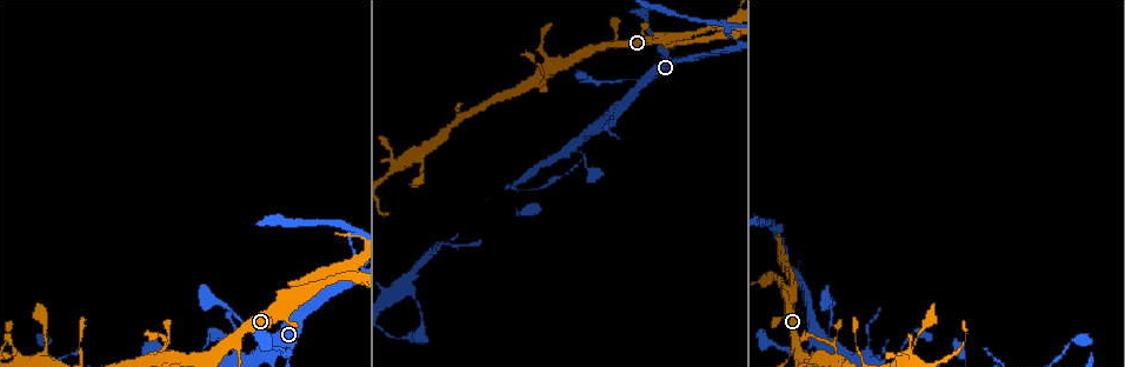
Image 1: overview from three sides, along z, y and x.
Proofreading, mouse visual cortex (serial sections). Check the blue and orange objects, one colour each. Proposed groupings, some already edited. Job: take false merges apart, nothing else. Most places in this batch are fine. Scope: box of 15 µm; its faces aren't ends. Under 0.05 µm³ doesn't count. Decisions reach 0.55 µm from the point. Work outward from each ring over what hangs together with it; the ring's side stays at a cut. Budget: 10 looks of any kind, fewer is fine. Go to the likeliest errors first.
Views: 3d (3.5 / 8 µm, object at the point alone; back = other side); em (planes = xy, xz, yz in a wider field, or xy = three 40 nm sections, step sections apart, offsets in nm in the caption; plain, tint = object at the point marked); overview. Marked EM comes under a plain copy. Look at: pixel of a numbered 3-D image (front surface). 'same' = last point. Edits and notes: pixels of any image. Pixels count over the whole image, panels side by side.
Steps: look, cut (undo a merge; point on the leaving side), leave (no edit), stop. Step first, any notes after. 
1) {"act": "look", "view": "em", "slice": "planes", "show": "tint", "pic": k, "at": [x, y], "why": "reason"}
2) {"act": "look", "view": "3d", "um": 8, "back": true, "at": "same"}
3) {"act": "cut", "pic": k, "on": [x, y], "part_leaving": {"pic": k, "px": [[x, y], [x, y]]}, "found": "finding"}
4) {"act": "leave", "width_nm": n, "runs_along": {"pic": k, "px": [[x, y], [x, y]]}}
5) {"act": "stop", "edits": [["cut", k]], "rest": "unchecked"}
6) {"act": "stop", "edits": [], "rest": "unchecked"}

{"act": "look", "view": "3d", "um": 3.5, "pic": 1, "at": [681, 41], "why": "three-way junction"}

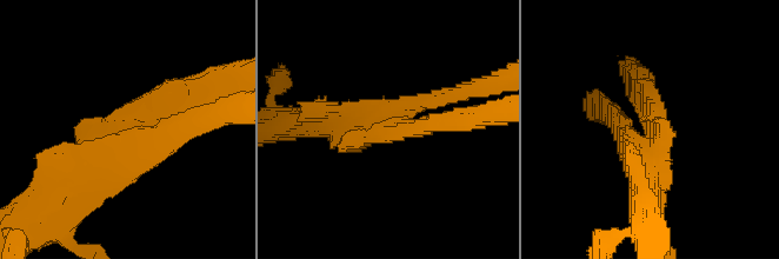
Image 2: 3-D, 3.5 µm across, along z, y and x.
{"act": "look", "view": "em", "slice": "xy", "step": 2, "show": "tint", "pic": 2, "at": [387, 117], "why": "need the tissue"}

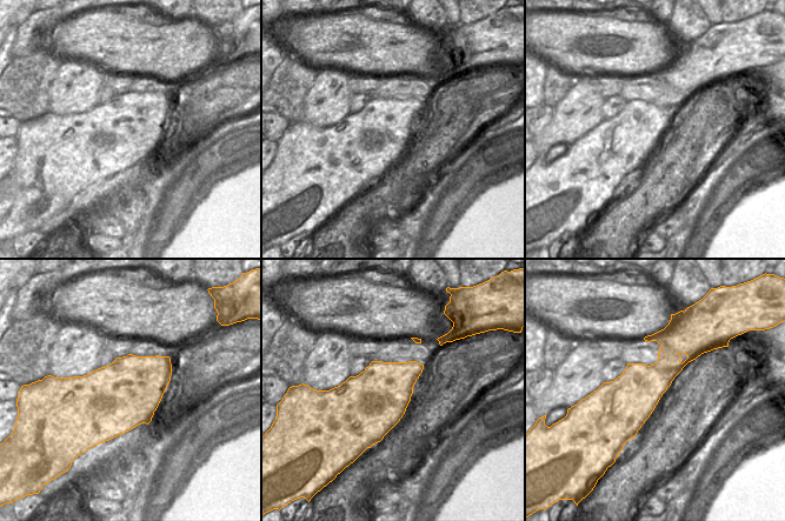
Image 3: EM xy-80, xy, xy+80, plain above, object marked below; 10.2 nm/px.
{"act": "look", "view": "em", "slice": "xy", "step": 1, "show": "tint", "at": "same"}

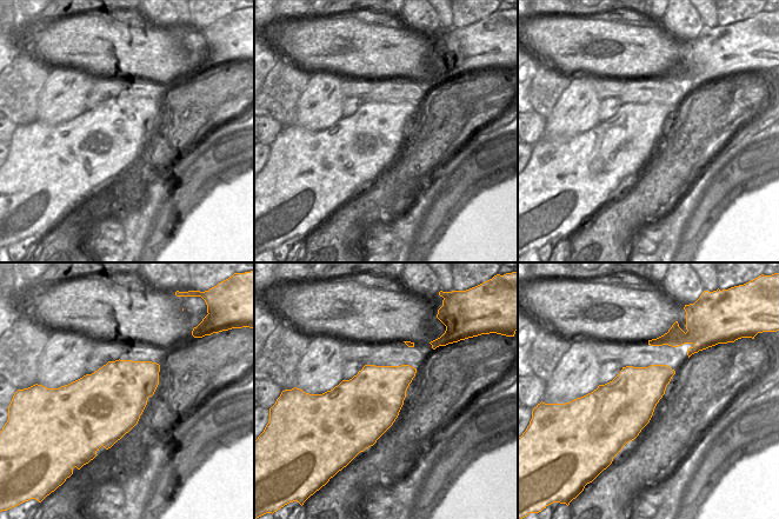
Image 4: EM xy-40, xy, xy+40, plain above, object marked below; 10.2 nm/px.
{"act": "cut", "pic": 2, "on": [401, 128], "width_nm": 650, "found": "two cells meet here"}

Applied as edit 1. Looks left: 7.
{"act": "look", "view": "3d", "um": 3.5, "back": true, "pic": 1, "at": [778, 230], "why": "arms part here"}

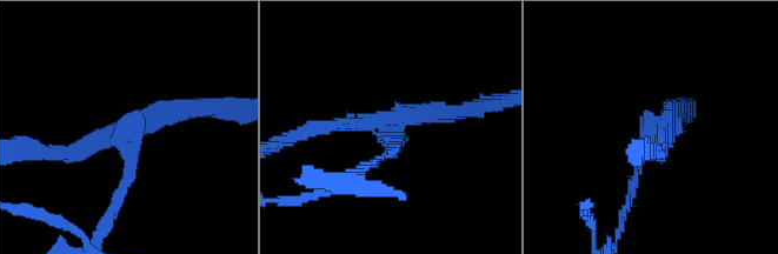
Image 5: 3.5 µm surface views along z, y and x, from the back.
{"act": "look", "view": "em", "slice": "xy", "step": 2, "show": "tint", "pic": 5, "at": [133, 131], "arms": 3, "arm_widths_nm": [150, 200, 250]}

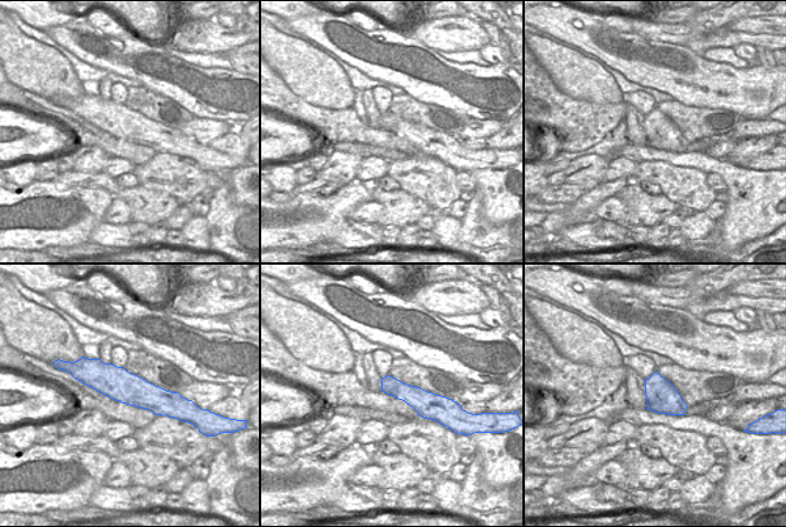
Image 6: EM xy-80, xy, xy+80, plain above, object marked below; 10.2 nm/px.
{"act": "cut", "pic": 5, "on": [446, 119], "border": {"pic": 6, "px": [[401, 382], [393, 395]]}, "found": "two cells meet here"}

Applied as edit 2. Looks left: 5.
{"act": "look", "view": "overview", "why": "see it whole again"}

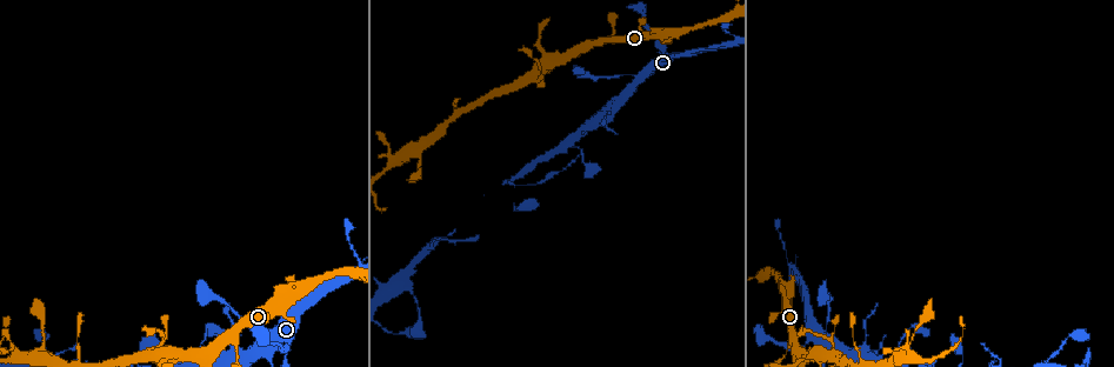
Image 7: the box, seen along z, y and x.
{"act": "look", "view": "3d", "um": 8, "pic": 7, "at": [612, 40], "why": "two arms in line, one across"}

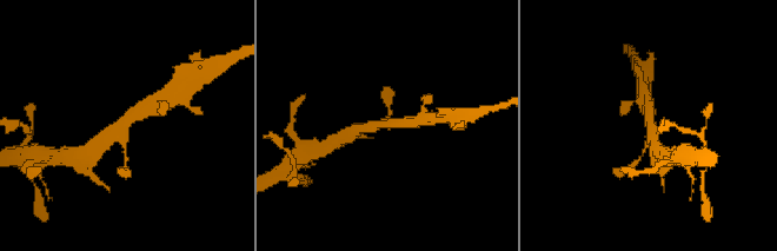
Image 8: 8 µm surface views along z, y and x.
{"act": "look", "view": "em", "slice": "xy", "step": 2, "show": "tint", "pic": 8, "at": [121, 127], "arms": 3, "arm_widths_nm": [100, 350, 350], "why": "shape alone is not enough"}

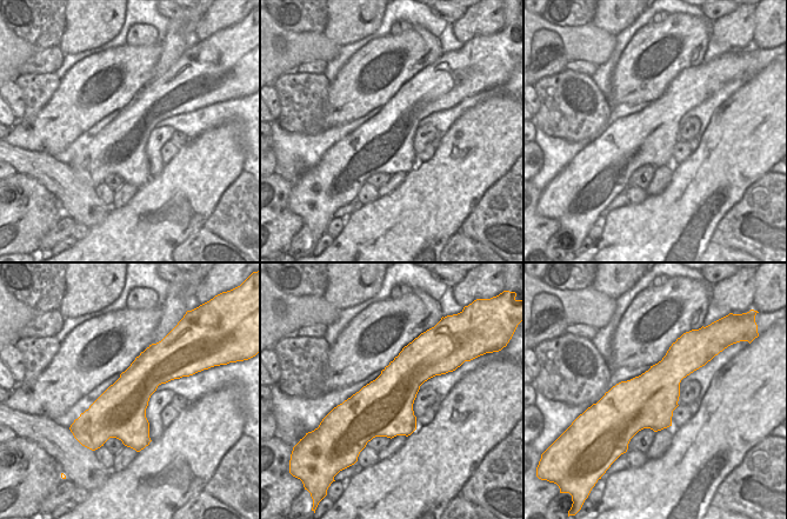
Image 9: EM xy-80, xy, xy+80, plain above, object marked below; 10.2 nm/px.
{"act": "leave", "found": "one cell here"}

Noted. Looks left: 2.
{"act": "look", "view": "em", "slice": "planes", "show": "tint", "pic": 7, "at": [827, 354]}

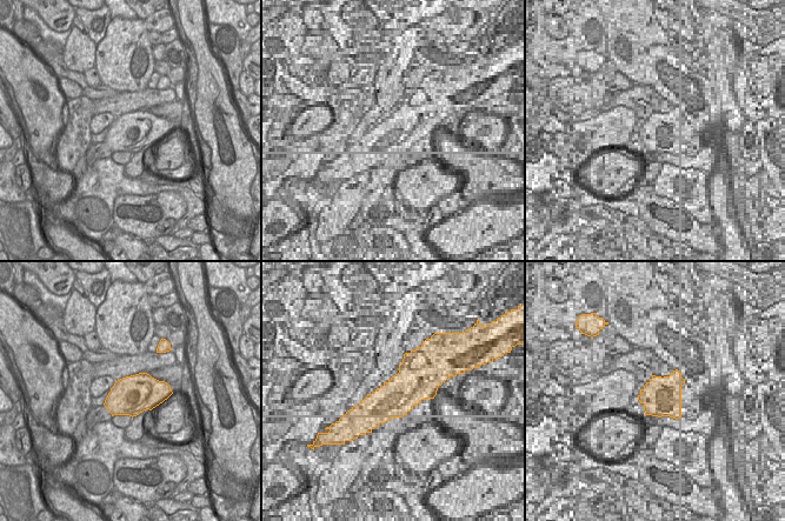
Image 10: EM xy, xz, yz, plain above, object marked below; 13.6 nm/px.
{"act": "look", "view": "3d", "um": 3.5, "back": true, "at": "same", "why": "wider look"}

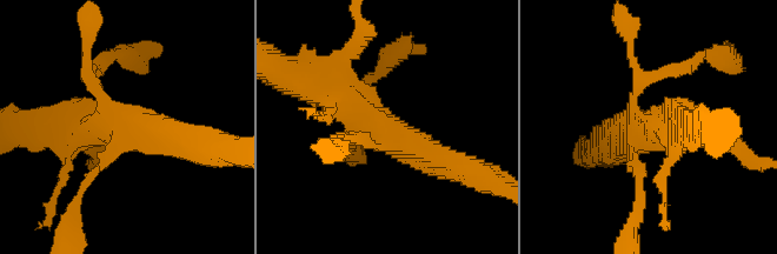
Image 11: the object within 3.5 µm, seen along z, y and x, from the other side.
{"act": "leave", "runs_along": {"pic": 11, "px": [[314, 87], [449, 166]]}, "found": "continuous, no second cell"}

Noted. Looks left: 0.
{"act": "stop", "edits": [["cut", 2], ["cut", 5]], "rest": "unchecked"}

